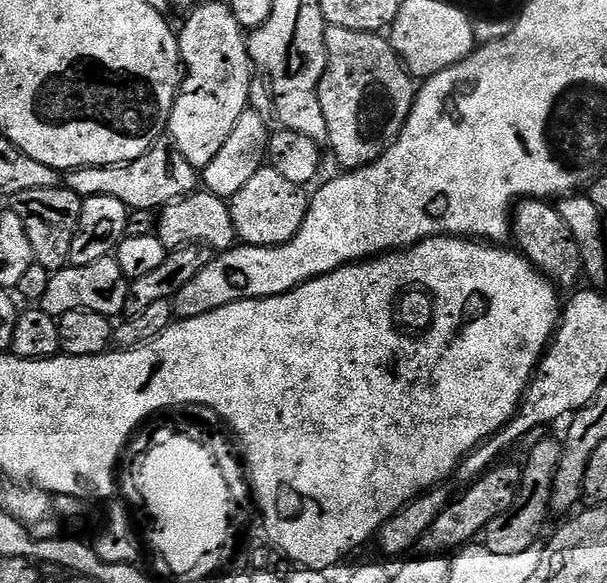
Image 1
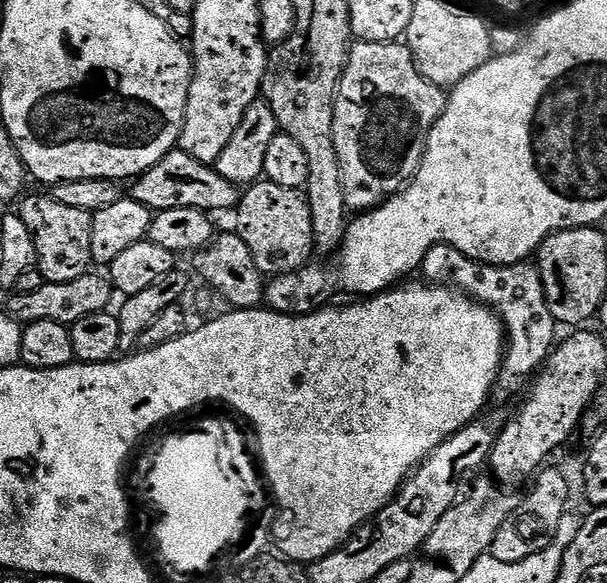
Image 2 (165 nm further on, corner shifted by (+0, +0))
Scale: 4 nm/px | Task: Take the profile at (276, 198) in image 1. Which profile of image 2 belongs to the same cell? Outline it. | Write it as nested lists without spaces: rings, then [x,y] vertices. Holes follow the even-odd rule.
[[[261,178],[243,189],[234,209],[236,235],[246,242],[250,254],[254,254],[254,266],[265,277],[281,276],[305,268],[314,256],[314,223],[311,222],[310,202],[304,190],[290,186],[278,186]]]

